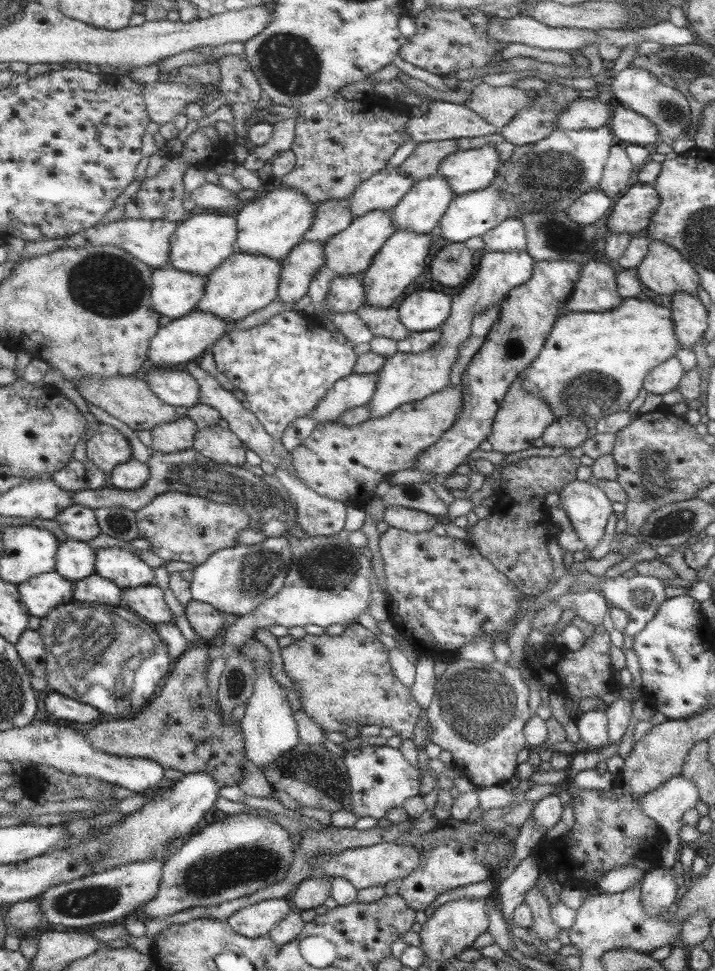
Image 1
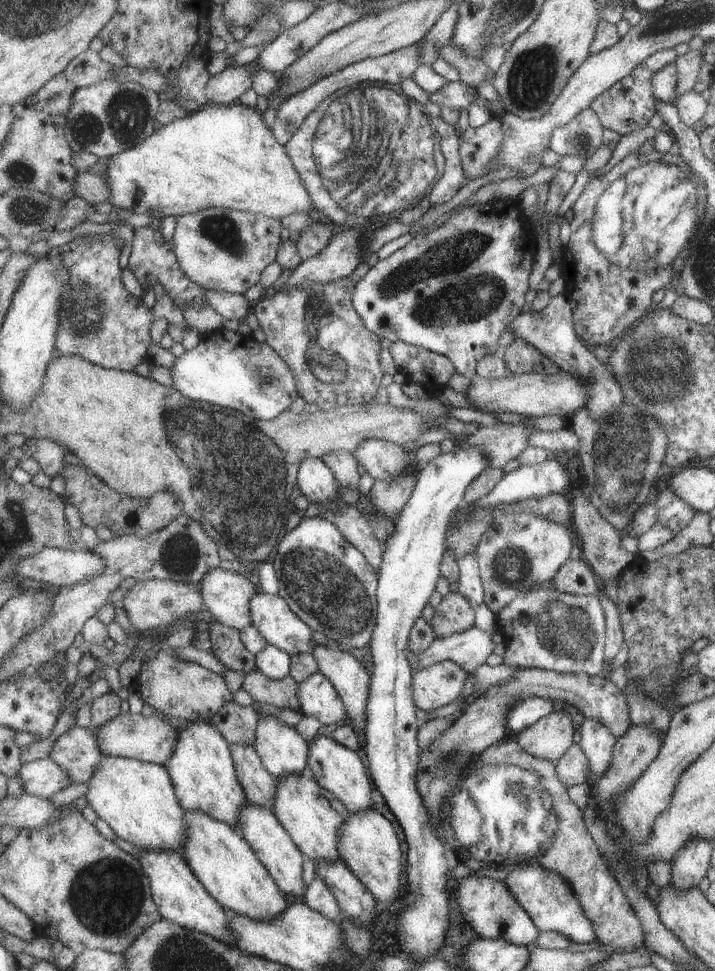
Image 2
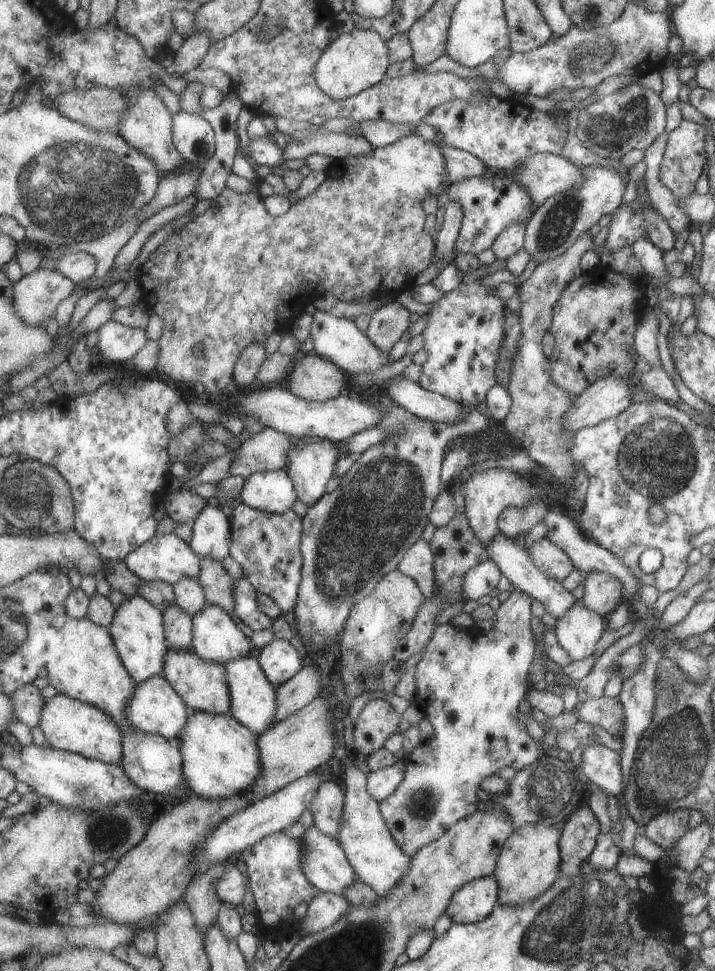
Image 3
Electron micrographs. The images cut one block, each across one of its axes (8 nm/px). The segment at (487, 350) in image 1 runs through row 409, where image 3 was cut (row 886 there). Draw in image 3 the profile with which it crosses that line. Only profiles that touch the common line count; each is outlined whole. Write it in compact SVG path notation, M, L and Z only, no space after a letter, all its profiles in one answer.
M494 875L471 880L455 891L447 908L448 918L458 924L487 918L499 905L499 884Z

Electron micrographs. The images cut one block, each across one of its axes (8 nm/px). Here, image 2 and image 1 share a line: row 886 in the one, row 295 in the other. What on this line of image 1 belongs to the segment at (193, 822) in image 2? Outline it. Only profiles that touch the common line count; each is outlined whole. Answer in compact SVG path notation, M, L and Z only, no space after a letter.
M235 253L207 277L207 288L199 300L198 312L212 314L226 322L242 320L257 310L266 308L279 297L279 282L282 280L280 261L268 256Z

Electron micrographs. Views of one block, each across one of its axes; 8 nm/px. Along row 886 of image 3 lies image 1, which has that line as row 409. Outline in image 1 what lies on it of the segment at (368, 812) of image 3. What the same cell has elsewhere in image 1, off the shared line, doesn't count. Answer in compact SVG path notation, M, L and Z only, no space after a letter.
M527 251L486 253L474 280L469 280L468 286L460 292L460 296L455 296L452 315L447 319L437 344L421 353L406 354L396 351L391 357L387 357L384 366L377 372L378 384L371 401L368 402L371 408L370 419L386 417L399 406L421 401L431 394L447 389L451 385L450 372L458 360L460 346L471 335L472 319L488 307L500 305L512 289L530 281L534 274L535 262Z

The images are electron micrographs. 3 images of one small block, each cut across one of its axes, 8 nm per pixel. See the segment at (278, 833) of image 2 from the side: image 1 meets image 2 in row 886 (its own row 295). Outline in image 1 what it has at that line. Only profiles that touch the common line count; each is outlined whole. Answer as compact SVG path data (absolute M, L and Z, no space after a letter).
M303 241L295 247L288 258L280 262L282 280L279 282L280 300L290 303L300 301L310 290L310 284L327 264L322 242Z

